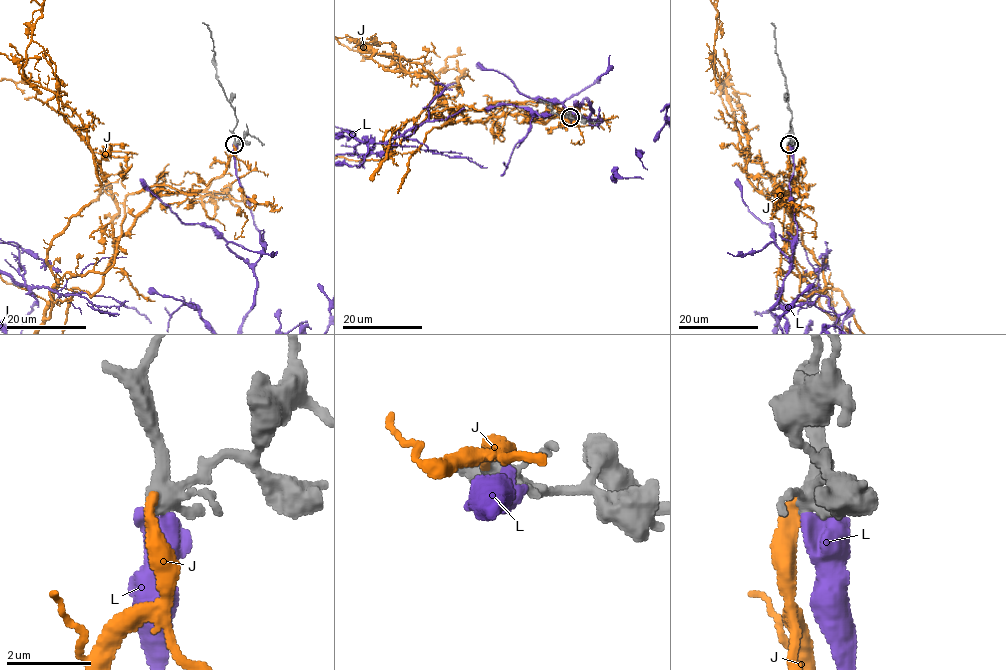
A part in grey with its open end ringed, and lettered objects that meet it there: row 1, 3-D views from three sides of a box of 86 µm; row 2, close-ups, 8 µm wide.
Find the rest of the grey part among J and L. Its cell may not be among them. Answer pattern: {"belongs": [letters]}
{"belongs": ["J"]}

